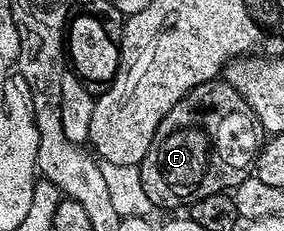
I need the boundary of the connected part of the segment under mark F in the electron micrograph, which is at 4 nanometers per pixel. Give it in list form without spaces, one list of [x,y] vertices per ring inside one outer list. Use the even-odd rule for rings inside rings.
[[[217,79],[215,81],[207,81],[198,87],[194,87],[182,100],[174,103],[174,107],[162,119],[162,123],[158,123],[158,131],[154,135],[154,139],[150,143],[150,151],[146,151],[146,155],[140,160],[139,168],[142,179],[143,190],[146,191],[146,199],[150,199],[150,203],[157,210],[159,209],[176,209],[179,205],[189,207],[198,200],[204,200],[207,196],[215,193],[222,193],[235,189],[238,183],[242,183],[242,179],[253,176],[256,167],[256,157],[260,154],[260,148],[264,146],[266,134],[262,123],[258,119],[258,115],[254,111],[254,107],[250,107],[250,103],[246,103],[246,99],[227,79]]]

